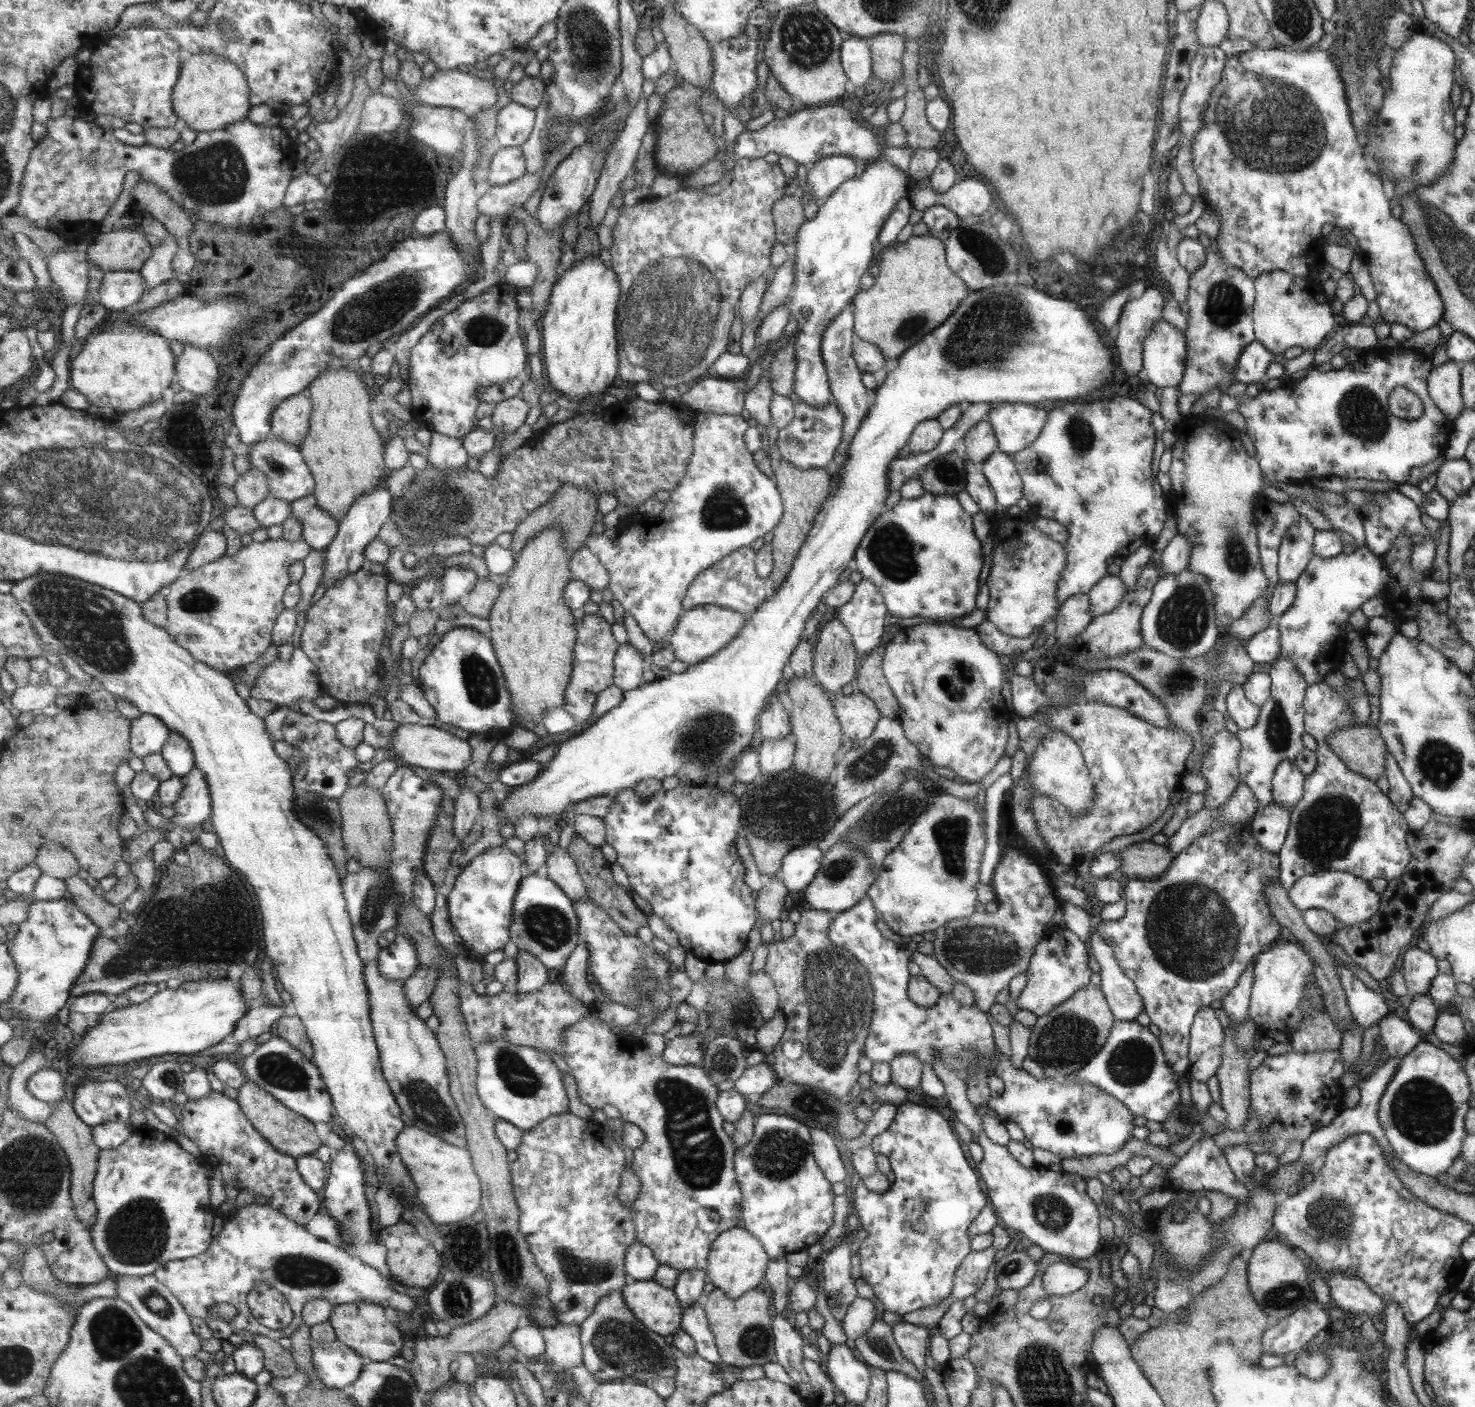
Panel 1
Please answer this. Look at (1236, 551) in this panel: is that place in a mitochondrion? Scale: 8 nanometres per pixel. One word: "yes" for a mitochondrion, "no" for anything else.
yes

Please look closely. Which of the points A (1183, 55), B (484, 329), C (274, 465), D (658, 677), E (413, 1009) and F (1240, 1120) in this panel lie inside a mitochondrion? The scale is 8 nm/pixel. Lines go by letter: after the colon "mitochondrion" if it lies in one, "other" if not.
A: other
B: mitochondrion
C: mitochondrion
D: other
E: other
F: other

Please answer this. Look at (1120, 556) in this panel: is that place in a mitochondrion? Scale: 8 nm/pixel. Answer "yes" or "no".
no

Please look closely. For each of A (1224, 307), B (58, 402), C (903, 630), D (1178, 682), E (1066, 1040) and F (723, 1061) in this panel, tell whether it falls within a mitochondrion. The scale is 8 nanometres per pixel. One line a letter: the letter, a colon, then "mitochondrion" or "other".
A: mitochondrion
B: other
C: other
D: mitochondrion
E: mitochondrion
F: mitochondrion

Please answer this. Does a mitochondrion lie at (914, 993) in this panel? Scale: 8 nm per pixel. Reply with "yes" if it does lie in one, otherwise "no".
no

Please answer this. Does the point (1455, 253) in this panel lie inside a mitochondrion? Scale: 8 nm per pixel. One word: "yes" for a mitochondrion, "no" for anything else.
yes

